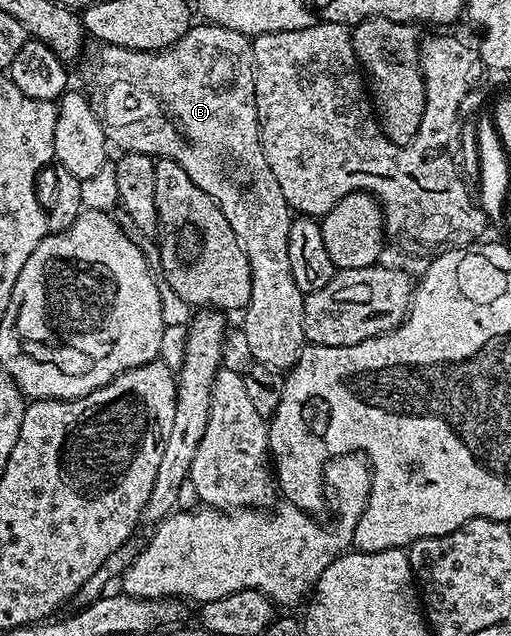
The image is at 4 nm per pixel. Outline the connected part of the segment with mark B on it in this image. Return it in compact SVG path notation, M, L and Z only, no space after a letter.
M195 24L190 30L181 36L167 50L130 50L120 46L109 46L106 44L98 47L95 54L95 67L91 70L91 86L95 90L103 90L103 99L97 102L97 113L99 122L103 125L103 131L108 143L112 147L120 146L118 149L132 154L149 154L158 160L161 158L172 158L185 172L189 172L189 180L201 188L221 208L225 220L229 220L229 228L233 228L233 236L237 236L239 247L245 252L251 269L251 299L246 310L242 311L241 328L249 339L249 352L252 359L260 366L268 366L280 372L286 372L294 366L299 353L305 345L305 295L297 288L297 280L293 280L293 268L289 264L289 228L293 211L291 205L285 200L281 193L281 184L277 184L273 176L273 168L269 168L269 160L265 160L265 152L259 135L259 117L257 116L257 104L255 103L255 57L251 51L252 39L241 32L231 31L229 28L212 24Z

